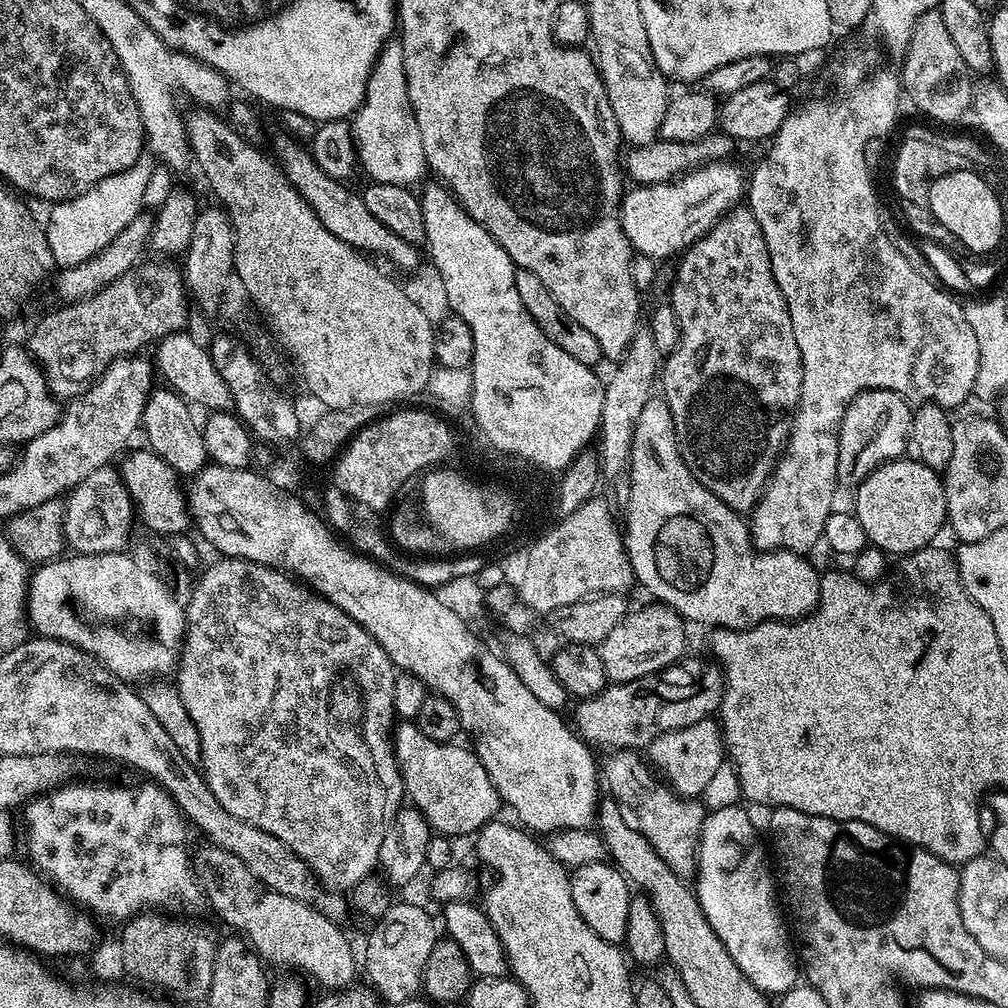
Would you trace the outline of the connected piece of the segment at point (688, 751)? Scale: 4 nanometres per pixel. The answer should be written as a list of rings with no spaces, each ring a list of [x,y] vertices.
[[[711,717],[700,719],[693,726],[663,732],[648,745],[646,754],[649,763],[665,778],[668,786],[680,796],[689,798],[703,795],[711,776],[726,758],[719,723]]]

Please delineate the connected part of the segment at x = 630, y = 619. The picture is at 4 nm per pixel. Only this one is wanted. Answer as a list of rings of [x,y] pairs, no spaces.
[[[659,602],[631,609],[598,646],[602,666],[611,683],[641,680],[676,663],[687,651],[683,617]]]

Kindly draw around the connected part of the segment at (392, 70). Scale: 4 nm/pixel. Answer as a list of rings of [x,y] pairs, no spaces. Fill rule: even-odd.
[[[389,42],[381,50],[380,57],[372,67],[364,100],[351,117],[350,123],[358,168],[361,173],[365,172],[369,176],[369,181],[412,186],[420,175],[425,175],[422,134],[418,134],[418,122],[410,106],[402,46],[399,42]]]

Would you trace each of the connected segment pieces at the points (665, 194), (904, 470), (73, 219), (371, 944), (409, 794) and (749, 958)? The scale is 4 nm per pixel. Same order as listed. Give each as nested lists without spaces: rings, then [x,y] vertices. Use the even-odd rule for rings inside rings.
[[[731,159],[715,160],[661,184],[632,186],[629,192],[627,189],[618,211],[628,243],[639,255],[663,262],[667,256],[683,253],[696,240],[701,240],[745,195],[746,172],[732,163]]]
[[[901,458],[888,461],[883,466],[875,468],[855,489],[853,515],[865,530],[869,543],[881,552],[890,556],[908,555],[924,547],[929,547],[940,532],[944,530],[948,511],[946,510],[946,498],[944,482],[941,475],[928,467],[919,459]]]
[[[151,155],[141,156],[134,166],[122,170],[118,174],[110,174],[110,178],[102,178],[86,194],[76,196],[72,200],[58,200],[51,205],[48,212],[48,224],[46,220],[46,231],[48,234],[48,245],[52,251],[52,259],[60,268],[78,266],[78,262],[86,262],[94,254],[98,254],[145,207],[143,195],[146,182],[150,181],[150,174],[154,167]]]
[[[393,903],[384,916],[371,925],[372,933],[368,936],[368,945],[362,952],[362,968],[368,971],[367,983],[378,993],[381,1001],[389,1000],[392,1006],[398,1006],[402,1002],[413,999],[421,991],[424,983],[424,971],[426,970],[426,958],[430,958],[430,949],[438,939],[438,924],[432,921],[432,916],[424,908],[416,904]]]
[[[400,722],[394,728],[394,751],[405,797],[411,807],[427,818],[433,833],[448,838],[464,836],[467,832],[475,834],[502,808],[498,790],[486,774],[486,766],[482,766],[471,747],[464,745],[463,748],[460,742],[431,740],[414,722]]]
[[[729,802],[724,808],[711,809],[704,817],[694,873],[696,901],[702,906],[702,914],[706,914],[706,922],[710,922],[714,934],[718,934],[722,946],[726,946],[730,958],[734,958],[738,970],[746,974],[748,981],[759,992],[783,994],[796,987],[798,964],[794,959],[793,945],[792,948],[788,945],[789,929],[786,927],[786,920],[778,903],[778,884],[777,881],[776,884],[772,881],[773,869],[770,867],[769,857],[768,860],[764,857],[764,848],[760,845],[760,836],[756,833],[755,822],[748,817],[747,810],[739,808],[740,806],[739,803]]]

